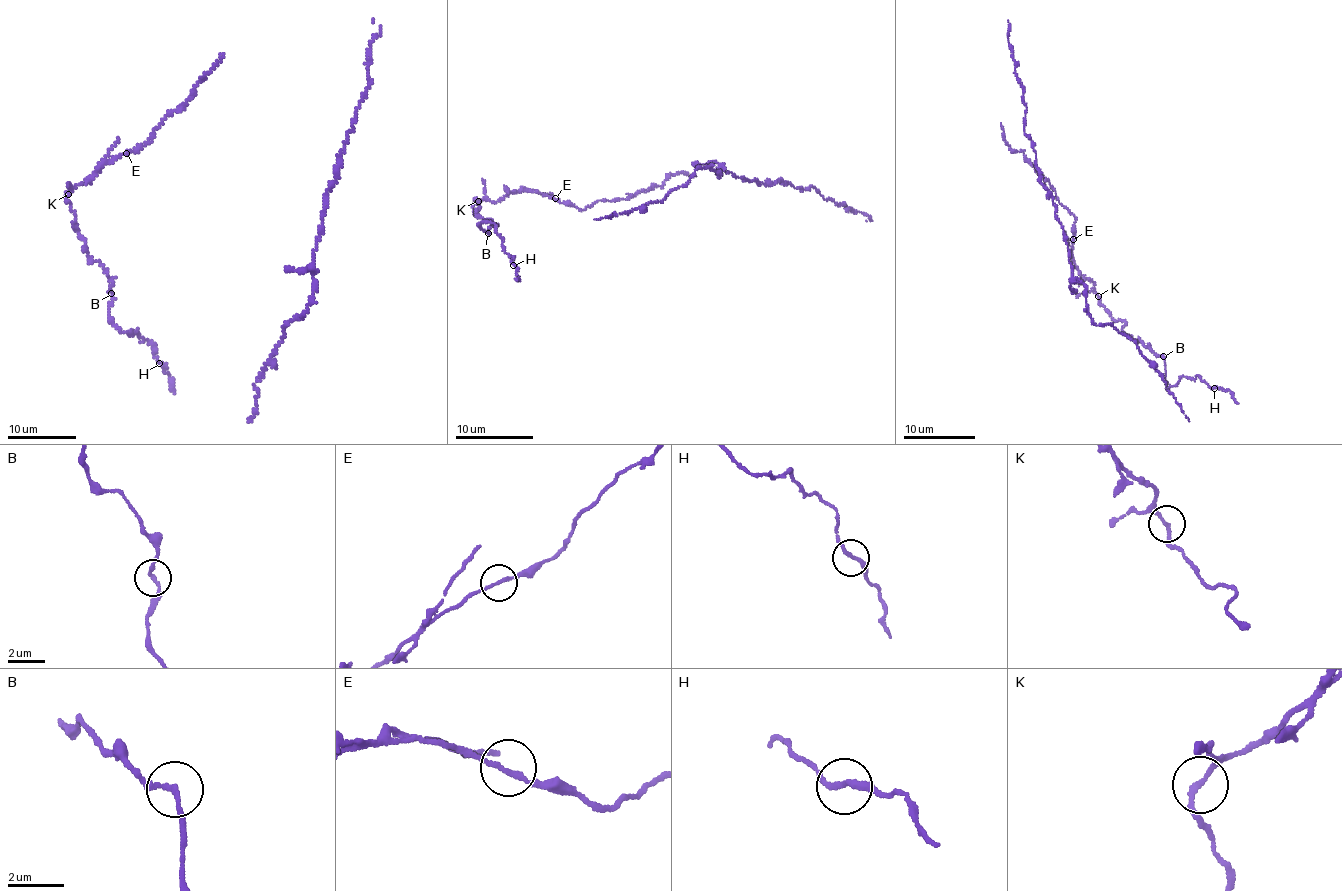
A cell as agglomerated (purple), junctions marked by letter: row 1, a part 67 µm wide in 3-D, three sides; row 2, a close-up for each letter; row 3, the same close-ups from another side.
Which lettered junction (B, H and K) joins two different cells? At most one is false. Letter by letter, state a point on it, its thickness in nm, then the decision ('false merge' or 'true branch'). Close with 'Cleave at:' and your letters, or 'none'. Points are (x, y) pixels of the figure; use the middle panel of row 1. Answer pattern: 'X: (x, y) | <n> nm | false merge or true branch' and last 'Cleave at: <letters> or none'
B: (488, 233) | 170 nm | true branch
H: (513, 265) | 180 nm | true branch
K: (478, 201) | 180 nm | false merge
Cleave at: K

